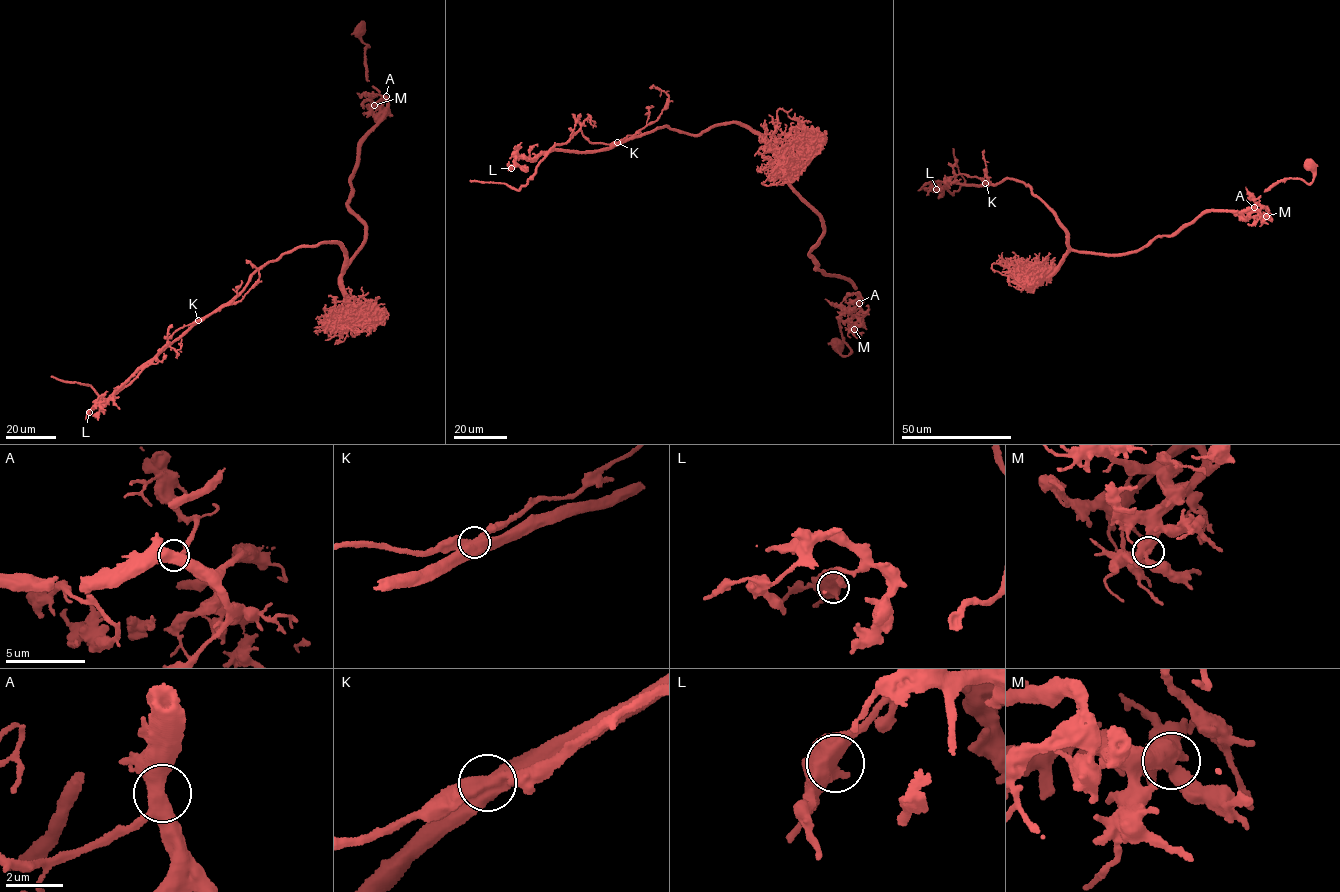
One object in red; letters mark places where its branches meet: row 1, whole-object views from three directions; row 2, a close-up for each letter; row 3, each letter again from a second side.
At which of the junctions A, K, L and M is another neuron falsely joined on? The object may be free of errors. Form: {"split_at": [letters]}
{"split_at": ["K"]}

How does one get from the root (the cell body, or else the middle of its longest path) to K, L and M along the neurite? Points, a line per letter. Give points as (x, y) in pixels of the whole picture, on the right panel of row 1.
K: (1310, 166), (1310, 183), (1278, 181), (1242, 213), (1214, 209), (1114, 255), (1073, 250), (1028, 184), (985, 183)
L: (1310, 166), (1310, 183), (1278, 181), (1242, 213), (1214, 209), (1114, 255), (1073, 250), (1022, 181), (936, 189)
M: (1310, 166), (1312, 182), (1306, 184), (1292, 178), (1278, 181), (1257, 198), (1255, 207), (1266, 216)

